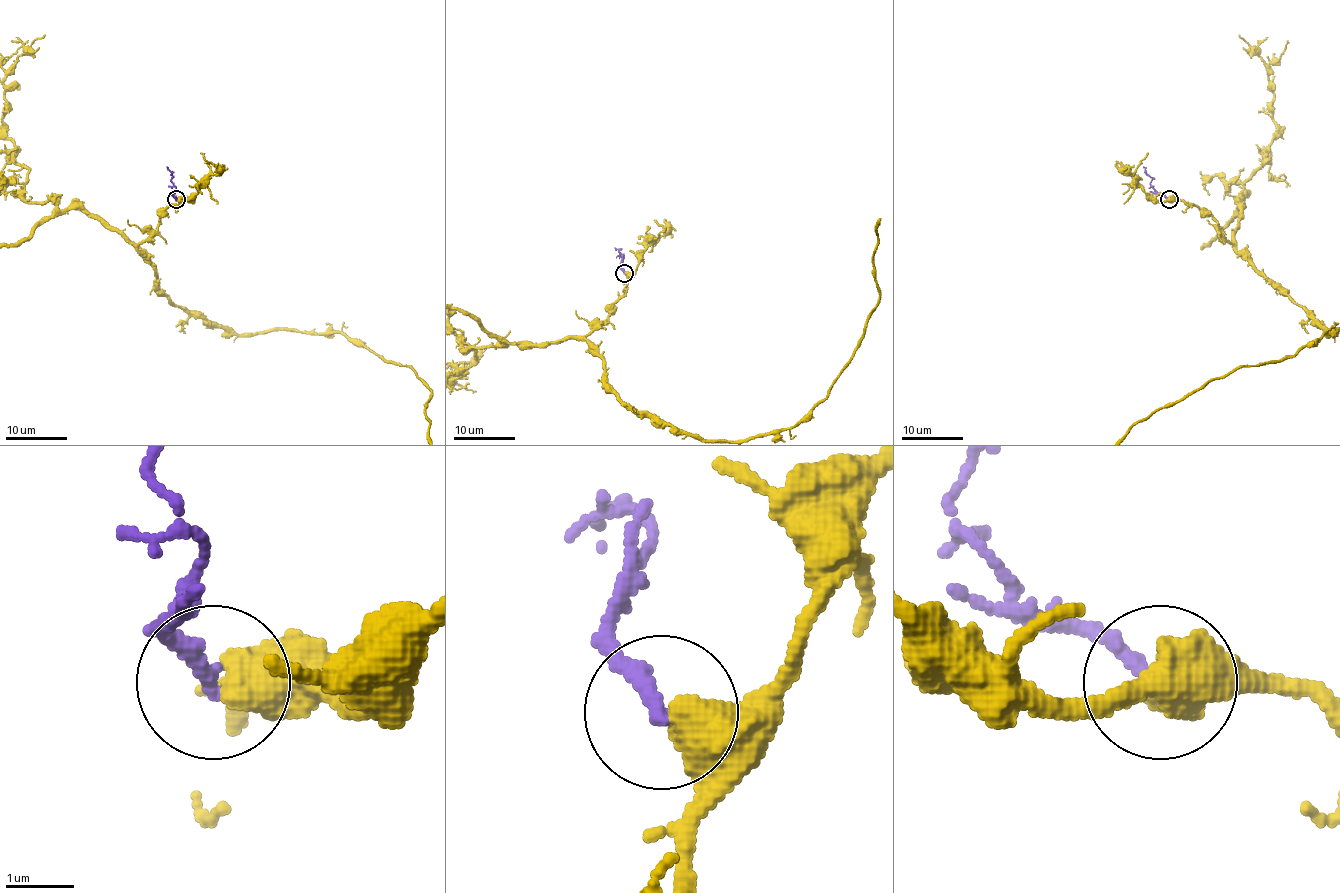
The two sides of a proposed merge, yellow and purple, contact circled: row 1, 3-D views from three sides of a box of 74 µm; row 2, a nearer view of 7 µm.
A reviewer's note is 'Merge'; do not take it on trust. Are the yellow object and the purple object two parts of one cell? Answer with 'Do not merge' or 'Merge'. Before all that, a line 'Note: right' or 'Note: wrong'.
Note: wrong
Do not merge

